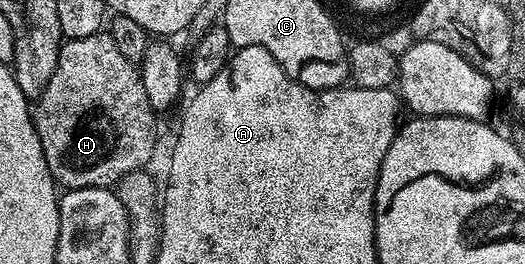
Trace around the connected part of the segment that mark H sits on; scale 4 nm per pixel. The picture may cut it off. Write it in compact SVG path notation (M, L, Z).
M100 31L93 35L85 35L85 39L64 40L59 47L59 58L57 67L45 87L45 91L40 93L33 105L33 120L35 130L41 139L41 147L45 151L45 163L49 167L52 177L64 190L84 189L85 187L111 187L118 183L127 173L132 173L134 169L144 168L147 160L155 153L155 117L156 110L151 108L149 95L145 95L145 83L141 79L136 62L125 59L121 51L117 51L117 43L113 43L110 32Z

